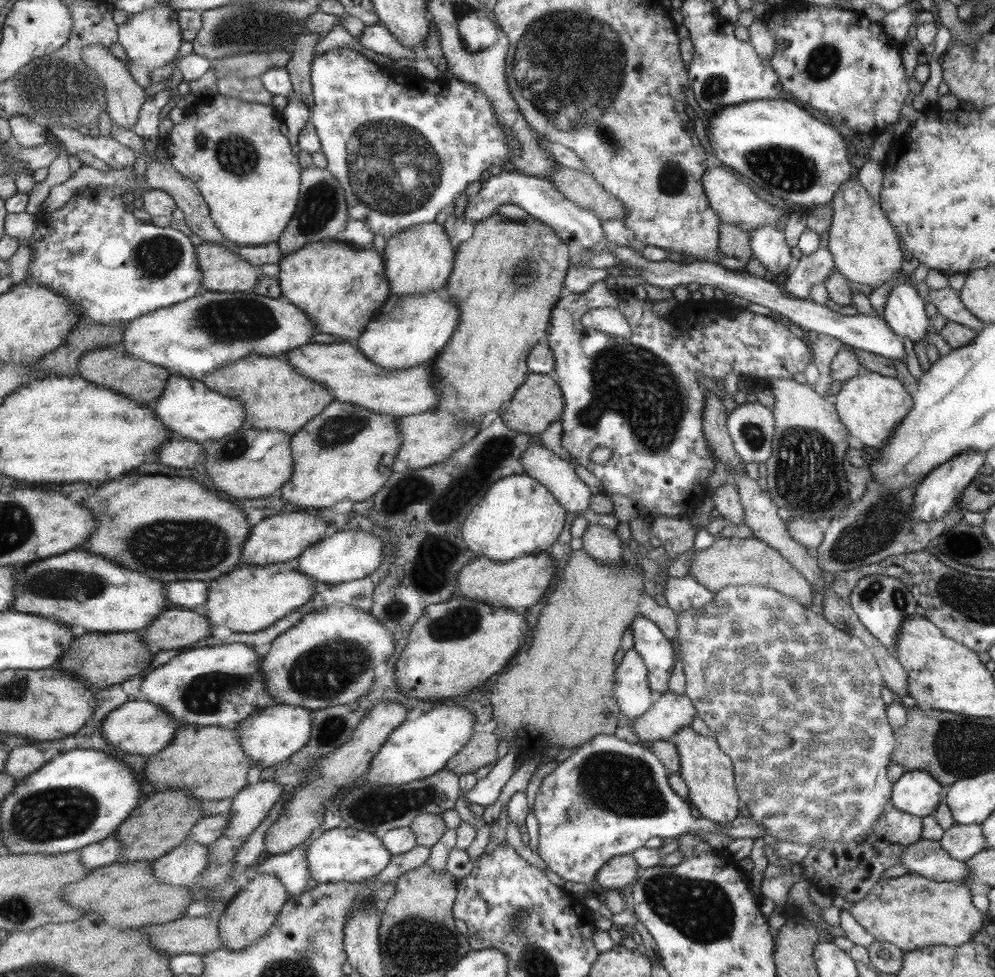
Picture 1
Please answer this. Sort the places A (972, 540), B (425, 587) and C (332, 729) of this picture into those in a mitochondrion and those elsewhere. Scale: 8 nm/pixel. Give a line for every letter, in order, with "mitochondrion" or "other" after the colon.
A: mitochondrion
B: mitochondrion
C: mitochondrion

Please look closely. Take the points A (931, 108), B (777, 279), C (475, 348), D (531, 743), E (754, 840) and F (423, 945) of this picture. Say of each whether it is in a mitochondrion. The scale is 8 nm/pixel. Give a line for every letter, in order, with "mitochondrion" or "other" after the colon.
A: other
B: other
C: other
D: other
E: other
F: mitochondrion

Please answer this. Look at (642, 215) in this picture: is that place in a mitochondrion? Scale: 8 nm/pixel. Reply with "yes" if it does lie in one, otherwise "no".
no

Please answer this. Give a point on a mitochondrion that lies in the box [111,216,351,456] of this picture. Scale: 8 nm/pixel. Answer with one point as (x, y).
(243, 318)

